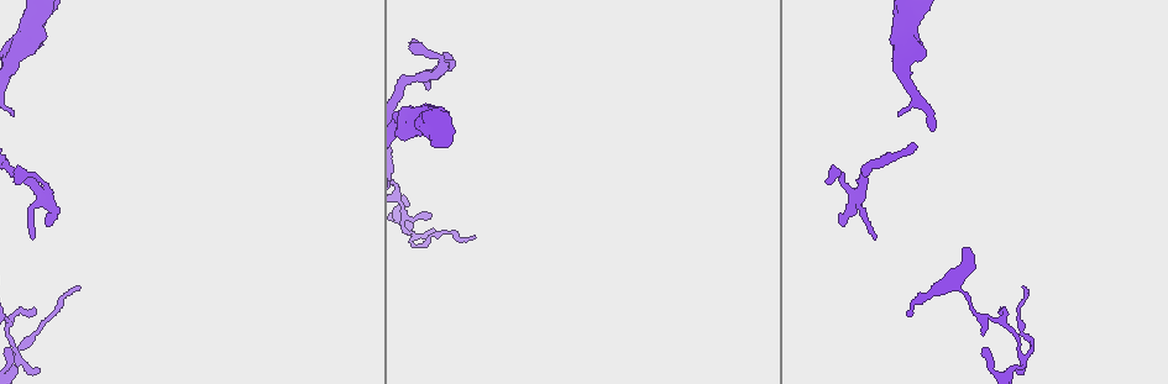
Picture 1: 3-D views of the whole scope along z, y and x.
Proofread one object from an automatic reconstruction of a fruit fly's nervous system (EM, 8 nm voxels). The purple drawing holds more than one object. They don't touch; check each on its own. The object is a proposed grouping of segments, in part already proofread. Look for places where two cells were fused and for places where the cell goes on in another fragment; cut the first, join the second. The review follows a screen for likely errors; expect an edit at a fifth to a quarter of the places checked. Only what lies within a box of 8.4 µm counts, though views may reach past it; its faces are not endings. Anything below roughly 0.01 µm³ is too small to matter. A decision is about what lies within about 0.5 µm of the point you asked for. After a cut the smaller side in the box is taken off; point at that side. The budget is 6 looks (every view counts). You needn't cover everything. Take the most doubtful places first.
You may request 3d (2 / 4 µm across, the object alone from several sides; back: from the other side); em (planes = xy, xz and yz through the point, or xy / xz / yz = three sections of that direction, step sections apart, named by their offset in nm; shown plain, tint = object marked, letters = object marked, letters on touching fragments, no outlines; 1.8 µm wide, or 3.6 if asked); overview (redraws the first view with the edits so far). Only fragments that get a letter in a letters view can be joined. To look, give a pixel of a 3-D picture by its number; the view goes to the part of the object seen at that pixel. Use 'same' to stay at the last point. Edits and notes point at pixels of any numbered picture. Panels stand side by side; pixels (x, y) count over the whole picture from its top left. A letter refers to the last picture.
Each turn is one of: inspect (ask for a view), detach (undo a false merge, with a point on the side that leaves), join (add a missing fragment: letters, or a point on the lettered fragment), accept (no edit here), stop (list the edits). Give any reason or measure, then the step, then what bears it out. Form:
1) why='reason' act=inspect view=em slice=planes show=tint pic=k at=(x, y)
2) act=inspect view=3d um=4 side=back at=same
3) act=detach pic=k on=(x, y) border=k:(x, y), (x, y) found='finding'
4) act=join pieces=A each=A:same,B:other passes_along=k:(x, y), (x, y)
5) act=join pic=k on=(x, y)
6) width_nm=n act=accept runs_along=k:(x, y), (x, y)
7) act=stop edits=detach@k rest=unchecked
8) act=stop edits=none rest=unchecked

why='branch stops here' act=inspect view=em slice=planes show=tint pic=1 at=(13, 114)

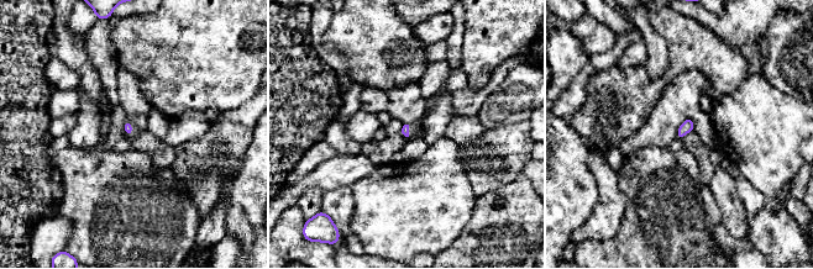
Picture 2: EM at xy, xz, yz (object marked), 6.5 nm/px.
act=inspect view=em slice=planes show=letters at=same

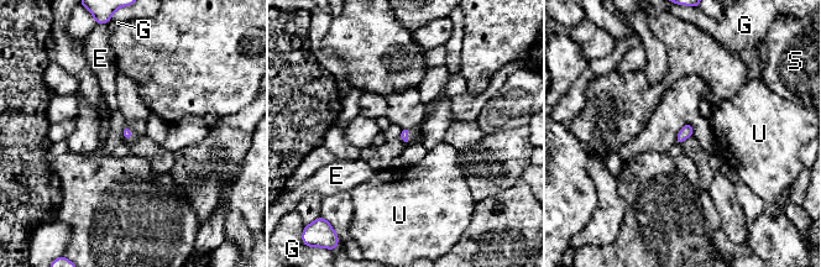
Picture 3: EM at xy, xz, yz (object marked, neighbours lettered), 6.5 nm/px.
act=accept each=E:other,G:other,S:other,U:other border=3:(684, 122), (693, 126), (694, 135) found='none of them fits'

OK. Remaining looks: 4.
why='branch stops here' act=inspect view=em slice=planes show=letters pic=1 at=(447, 55)

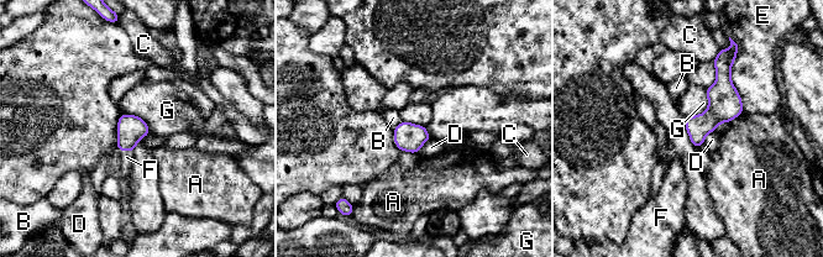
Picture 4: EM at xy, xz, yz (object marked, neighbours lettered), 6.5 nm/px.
width_nm=150 act=join pic=4 on=(126, 157) each=A:other,B:other,C:other,D:other,E:other,F:same,G:other passes_along=4:(131, 129), (126, 150), (126, 157) found='the cell continues'

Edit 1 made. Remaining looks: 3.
why='a fork' act=inspect view=3d um=2 pic=1 at=(1020, 350)

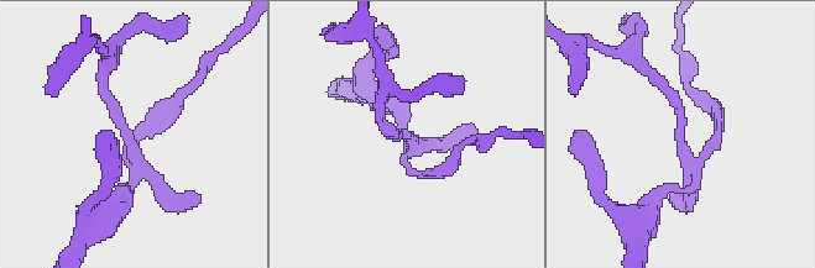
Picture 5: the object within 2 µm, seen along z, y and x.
act=inspect view=em slice=planes show=letters pic=5 at=(690, 148)

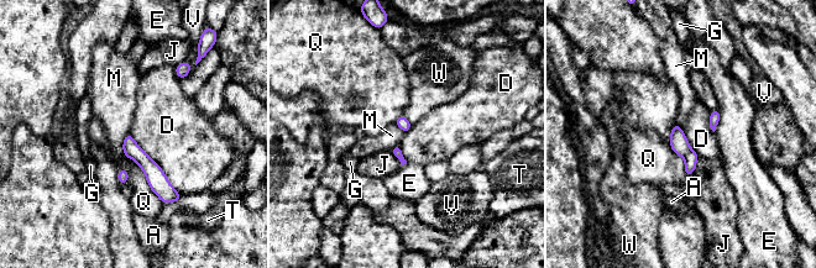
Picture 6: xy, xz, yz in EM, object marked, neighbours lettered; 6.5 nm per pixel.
width_nm=80 act=detach pic=6 on=(691, 157) each=A:other,D:other,E:other,G:other,J:other,M:other,Q:other,T:other,V:other,W:other border=6:(691, 150), (684, 158) found='a second cell is stuck on'

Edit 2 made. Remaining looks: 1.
act=stop edits=join@4,detach@6 rest=unchecked

